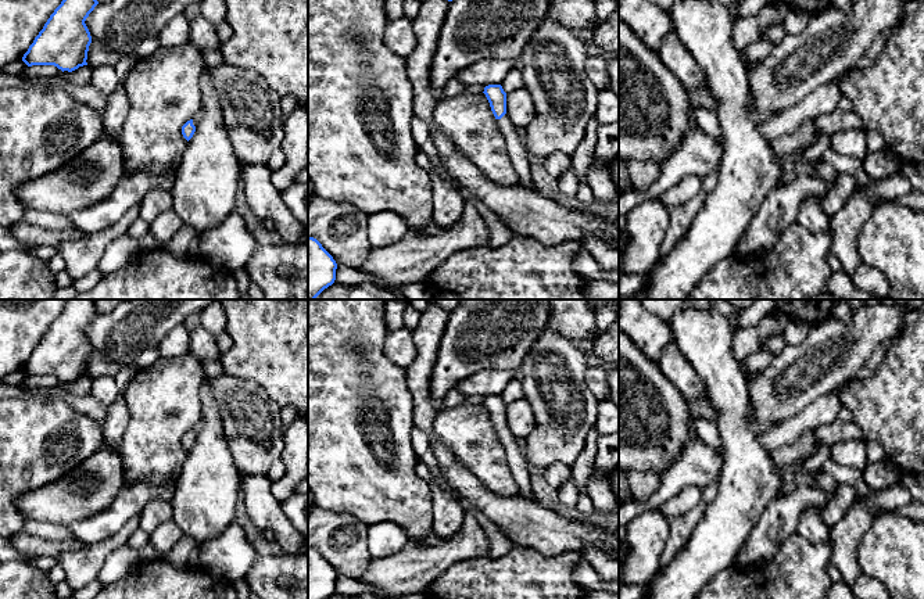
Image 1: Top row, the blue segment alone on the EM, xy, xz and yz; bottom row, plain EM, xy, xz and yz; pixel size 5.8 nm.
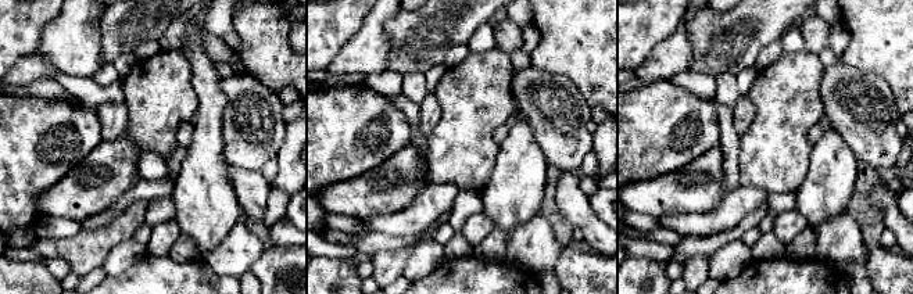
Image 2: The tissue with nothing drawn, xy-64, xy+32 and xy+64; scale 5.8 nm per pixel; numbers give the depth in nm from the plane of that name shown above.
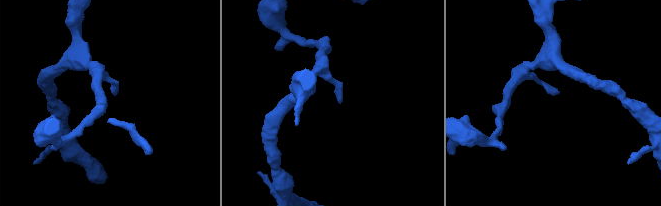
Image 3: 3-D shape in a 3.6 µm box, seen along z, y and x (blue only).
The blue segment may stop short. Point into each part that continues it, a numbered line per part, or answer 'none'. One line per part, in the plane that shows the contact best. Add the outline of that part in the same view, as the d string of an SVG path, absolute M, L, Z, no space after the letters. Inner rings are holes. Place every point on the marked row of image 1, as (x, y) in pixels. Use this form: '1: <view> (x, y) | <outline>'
1: xz (518, 154) | M506 114L501 119L497 119L497 122L505 136L509 159L519 176L519 184L531 189L534 184L531 180L529 151L524 147L520 130L512 123Z

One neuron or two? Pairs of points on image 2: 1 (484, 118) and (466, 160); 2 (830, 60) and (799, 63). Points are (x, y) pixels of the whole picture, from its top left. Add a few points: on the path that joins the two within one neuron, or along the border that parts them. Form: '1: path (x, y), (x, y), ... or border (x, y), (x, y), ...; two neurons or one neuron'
1: path (475, 128), (466, 136), (466, 150); one neuron
2: border (817, 54), (826, 67); two neurons

